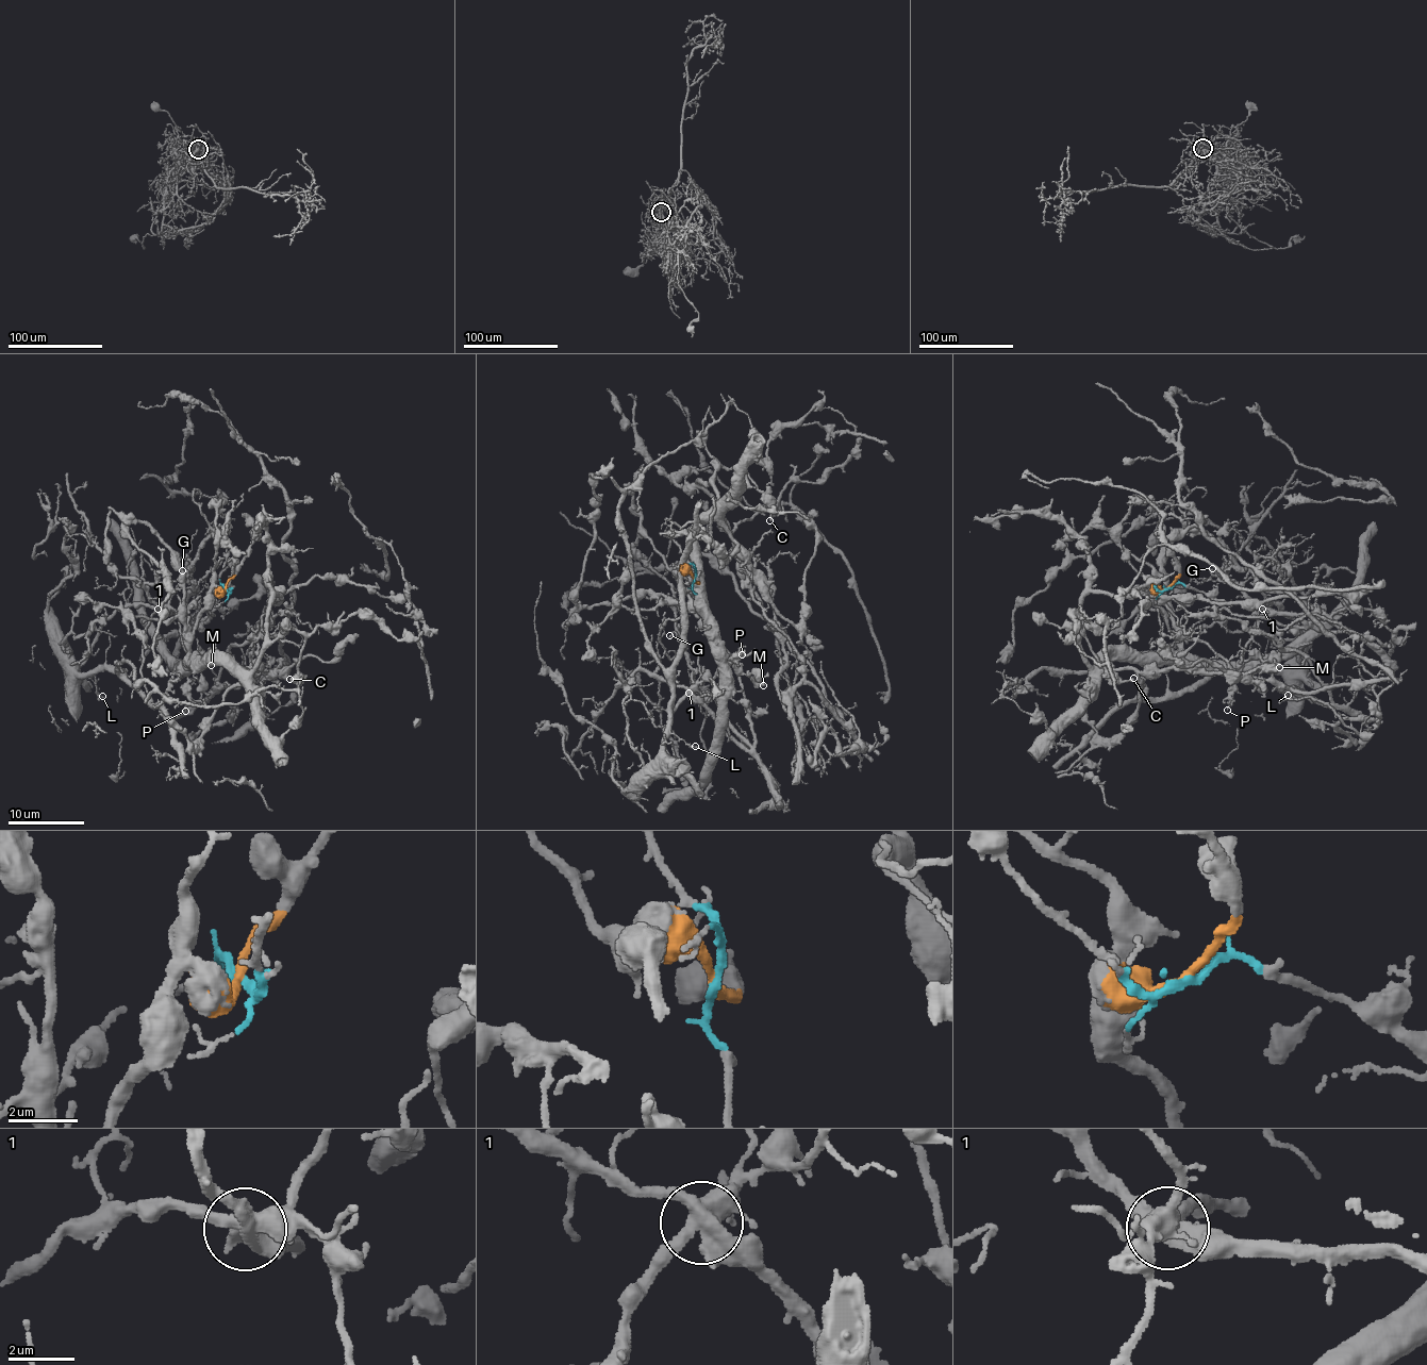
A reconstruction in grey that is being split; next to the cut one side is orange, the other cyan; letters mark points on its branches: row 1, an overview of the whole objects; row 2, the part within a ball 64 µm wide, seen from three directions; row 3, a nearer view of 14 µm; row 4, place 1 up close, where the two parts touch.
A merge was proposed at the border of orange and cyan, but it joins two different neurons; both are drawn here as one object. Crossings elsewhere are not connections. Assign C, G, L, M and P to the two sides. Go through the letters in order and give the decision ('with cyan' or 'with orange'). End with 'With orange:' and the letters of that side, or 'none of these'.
C: with orange
G: with cyan
L: with orange
M: with orange
P: with orange
With orange: C, L, M, P

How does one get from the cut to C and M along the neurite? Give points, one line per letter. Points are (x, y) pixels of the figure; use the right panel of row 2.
C: (1170, 587), (1158, 591), (1156, 603), (1176, 652), (1098, 653), (1093, 666), (1074, 627), (1110, 672), (1133, 678)
M: (1170, 587), (1158, 591), (1156, 603), (1168, 631), (1184, 650), (1204, 660), (1239, 665), (1249, 658), (1279, 668)

